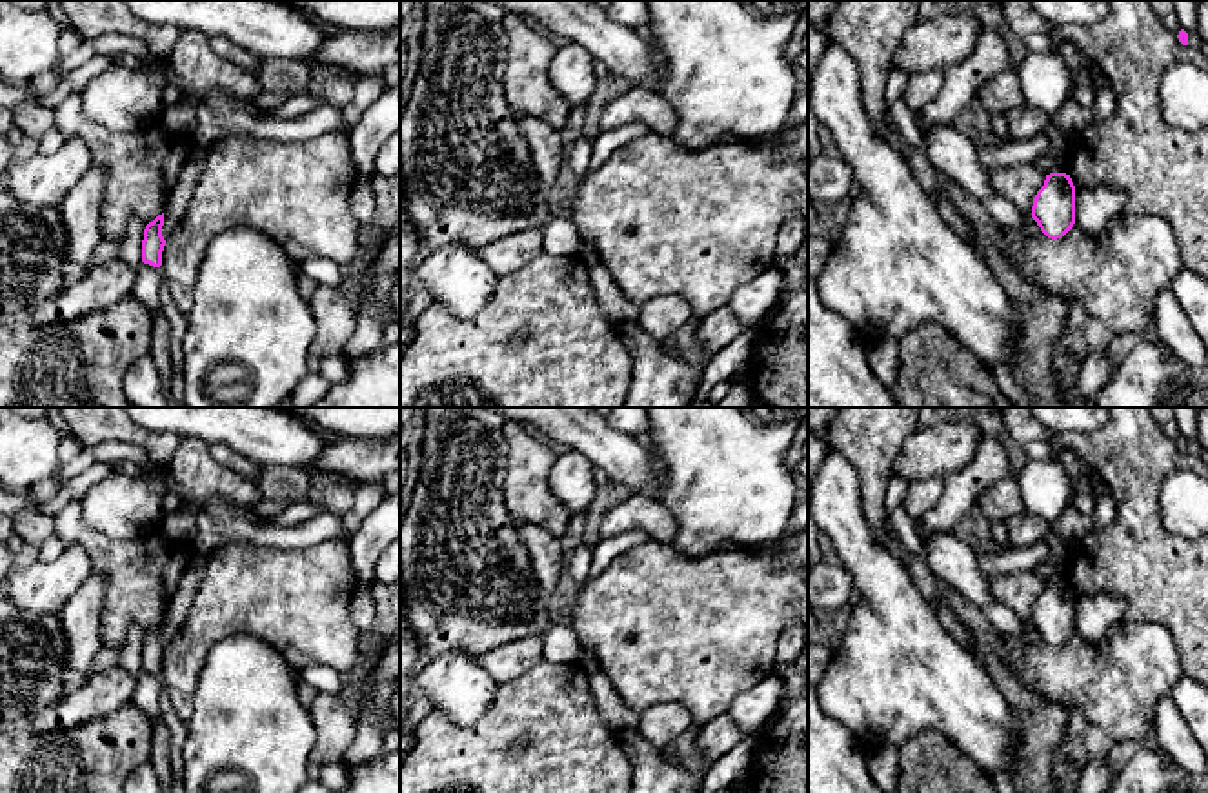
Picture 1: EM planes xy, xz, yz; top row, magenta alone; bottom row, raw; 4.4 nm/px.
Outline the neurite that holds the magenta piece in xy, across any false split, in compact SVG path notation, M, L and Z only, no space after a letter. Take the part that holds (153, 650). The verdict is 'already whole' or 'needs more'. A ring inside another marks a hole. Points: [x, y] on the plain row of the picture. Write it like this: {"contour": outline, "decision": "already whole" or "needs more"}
{"contour": "M164 620L158 622L153 629L149 629L144 637L142 669L153 675L162 673L162 658L166 653L166 647L162 644L162 633L164 633Z", "decision": "already whole"}

